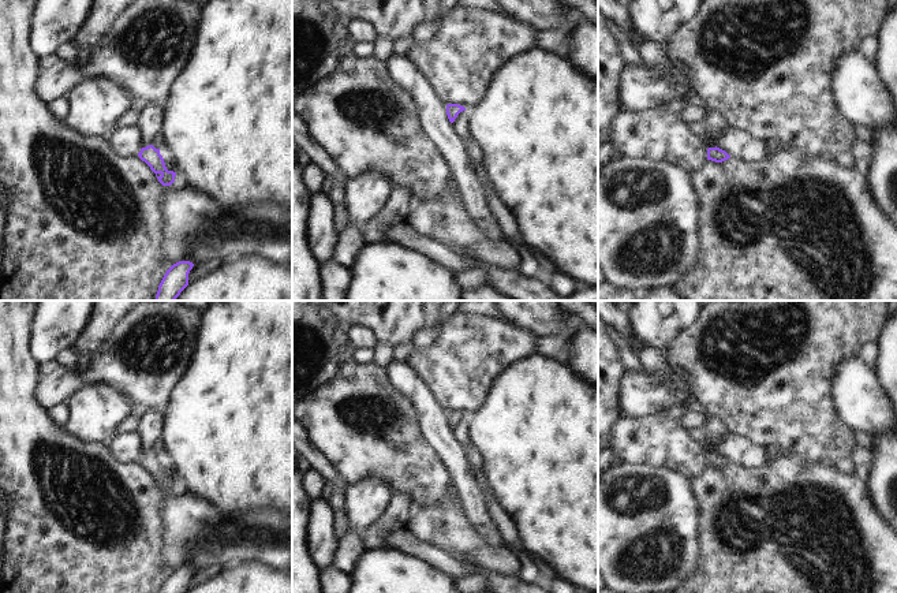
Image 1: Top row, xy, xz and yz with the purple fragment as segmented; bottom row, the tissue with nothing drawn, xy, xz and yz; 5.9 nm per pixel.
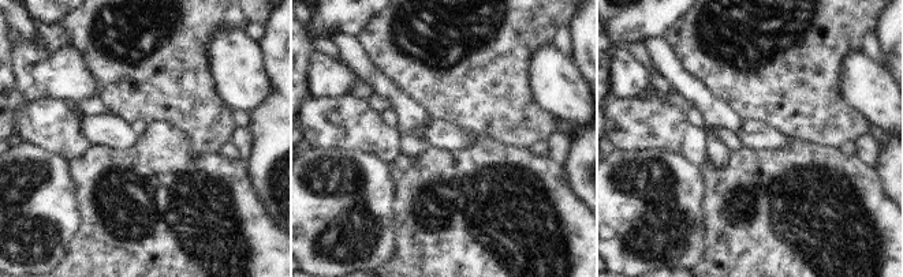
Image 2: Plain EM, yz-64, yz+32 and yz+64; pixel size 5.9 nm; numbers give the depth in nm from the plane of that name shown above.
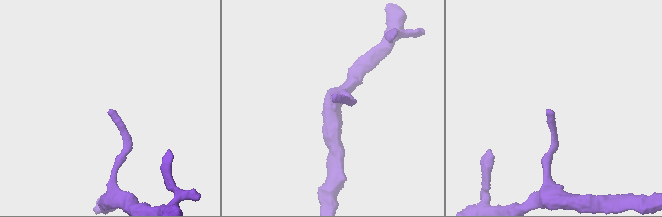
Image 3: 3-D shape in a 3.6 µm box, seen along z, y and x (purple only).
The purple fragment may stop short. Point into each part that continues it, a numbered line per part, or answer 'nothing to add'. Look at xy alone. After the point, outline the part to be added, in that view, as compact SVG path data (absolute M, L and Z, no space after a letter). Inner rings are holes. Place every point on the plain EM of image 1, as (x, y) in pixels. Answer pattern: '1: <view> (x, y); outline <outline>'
nothing to add

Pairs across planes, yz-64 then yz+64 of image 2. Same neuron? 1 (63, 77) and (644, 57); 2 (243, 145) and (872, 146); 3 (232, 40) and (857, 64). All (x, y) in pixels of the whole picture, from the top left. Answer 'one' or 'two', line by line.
1: two
2: one
3: one

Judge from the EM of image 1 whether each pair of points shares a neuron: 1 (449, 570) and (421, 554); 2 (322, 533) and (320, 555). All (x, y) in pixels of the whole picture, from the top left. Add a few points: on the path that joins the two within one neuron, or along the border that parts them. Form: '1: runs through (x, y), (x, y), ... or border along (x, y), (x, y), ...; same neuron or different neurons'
1: runs through (443, 563), (428, 554); same neuron
2: runs through (321, 539), (321, 549); same neuron

